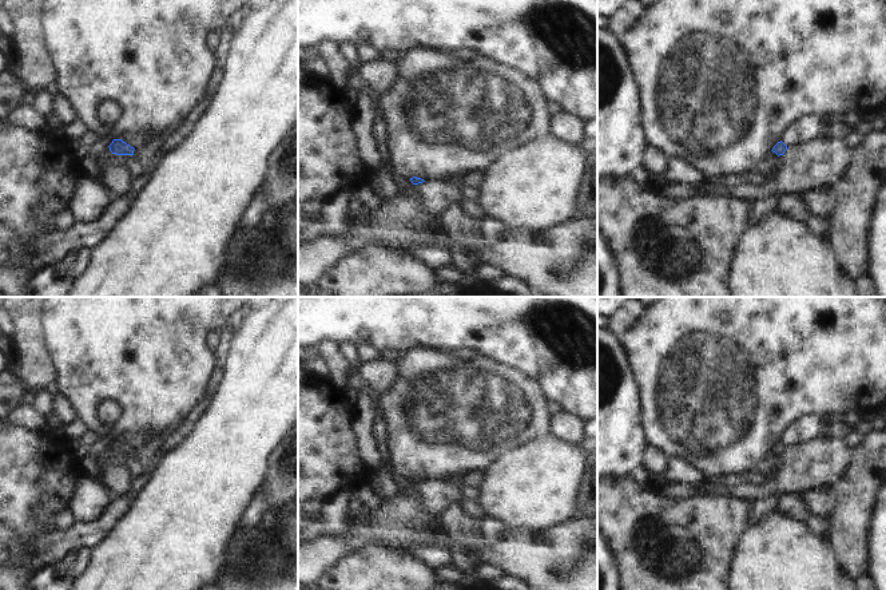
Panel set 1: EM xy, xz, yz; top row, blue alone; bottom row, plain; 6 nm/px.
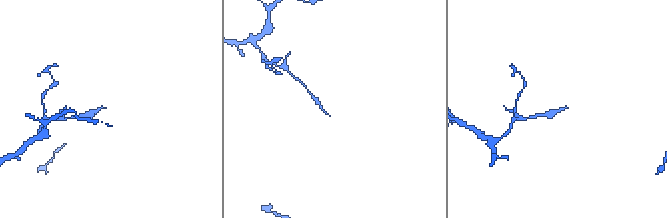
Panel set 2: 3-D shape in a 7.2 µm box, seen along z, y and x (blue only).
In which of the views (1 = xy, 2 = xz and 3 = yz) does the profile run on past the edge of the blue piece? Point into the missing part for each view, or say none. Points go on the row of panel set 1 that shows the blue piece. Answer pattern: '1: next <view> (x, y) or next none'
1: next none
2: next none
3: next none

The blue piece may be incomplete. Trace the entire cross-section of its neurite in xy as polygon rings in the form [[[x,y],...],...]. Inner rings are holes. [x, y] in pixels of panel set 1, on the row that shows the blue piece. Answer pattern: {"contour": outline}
{"contour": [[[114,139],[108,147],[110,151],[116,155],[134,155],[134,150],[135,150],[122,139]]]}

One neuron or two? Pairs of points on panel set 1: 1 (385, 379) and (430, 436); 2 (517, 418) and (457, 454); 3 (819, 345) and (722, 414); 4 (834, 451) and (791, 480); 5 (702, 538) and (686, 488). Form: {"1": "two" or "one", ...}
{"1": "two", "2": "one", "3": "one", "4": "one", "5": "two"}

